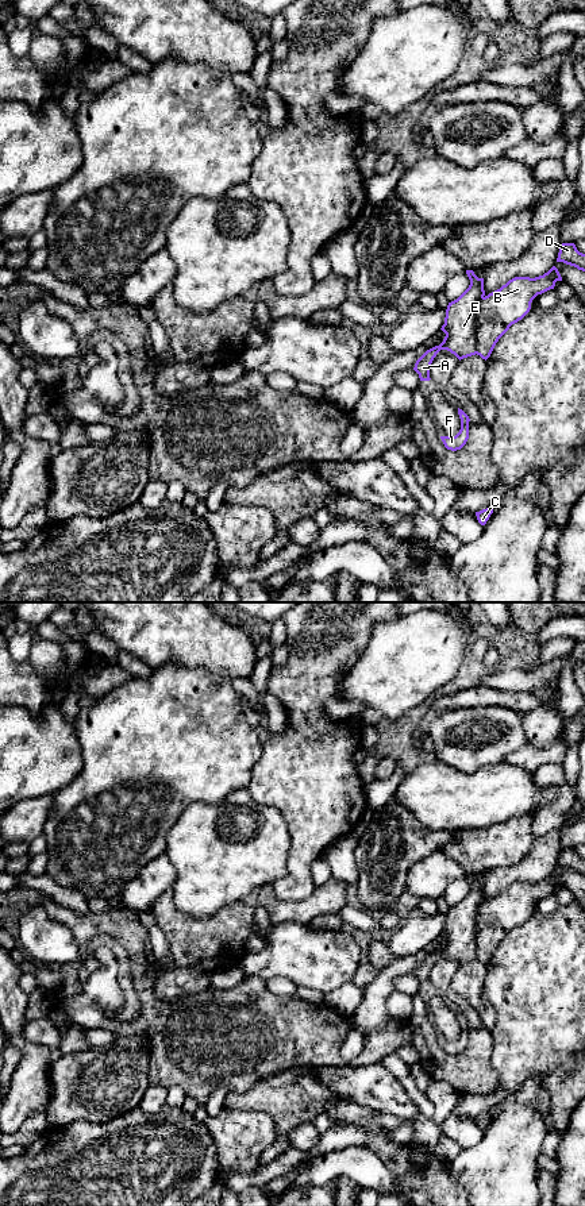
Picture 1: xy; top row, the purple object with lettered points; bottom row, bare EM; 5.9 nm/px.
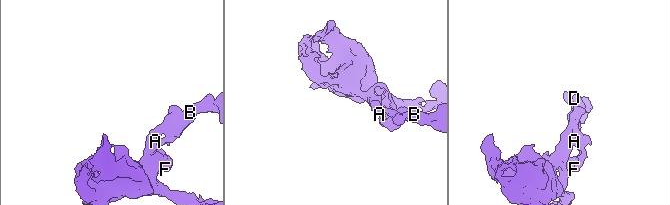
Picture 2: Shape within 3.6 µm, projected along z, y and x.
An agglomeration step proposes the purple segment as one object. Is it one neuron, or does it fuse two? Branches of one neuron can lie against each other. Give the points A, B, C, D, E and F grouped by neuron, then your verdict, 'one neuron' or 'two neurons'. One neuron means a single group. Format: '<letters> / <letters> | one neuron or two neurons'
A C E F / B D | two neurons

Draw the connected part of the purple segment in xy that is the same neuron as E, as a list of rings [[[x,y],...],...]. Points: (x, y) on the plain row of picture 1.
[[[466,875],[466,879],[470,885],[469,893],[454,906],[449,908],[446,914],[444,929],[442,930],[442,936],[446,939],[443,947],[439,951],[435,951],[427,955],[415,968],[413,975],[419,979],[420,986],[430,986],[430,972],[440,955],[447,955],[454,959],[459,966],[477,959],[477,922],[476,917],[478,913],[478,908],[484,903],[484,883],[478,883],[473,875]]]

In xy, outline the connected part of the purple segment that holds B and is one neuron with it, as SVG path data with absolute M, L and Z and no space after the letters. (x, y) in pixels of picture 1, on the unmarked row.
M553 871L547 878L535 883L515 882L485 901L476 917L477 960L486 966L499 944L530 917L532 905L554 894L557 886L562 886L562 882Z

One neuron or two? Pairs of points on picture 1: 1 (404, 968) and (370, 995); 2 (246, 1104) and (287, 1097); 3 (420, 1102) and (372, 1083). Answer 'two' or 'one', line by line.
1: one
2: one
3: two

